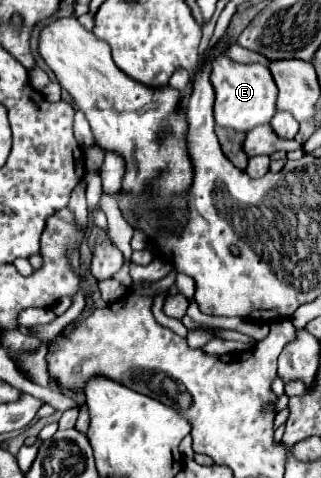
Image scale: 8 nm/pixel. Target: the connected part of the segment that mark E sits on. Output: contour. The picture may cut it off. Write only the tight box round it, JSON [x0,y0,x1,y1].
[210,53,278,133]

